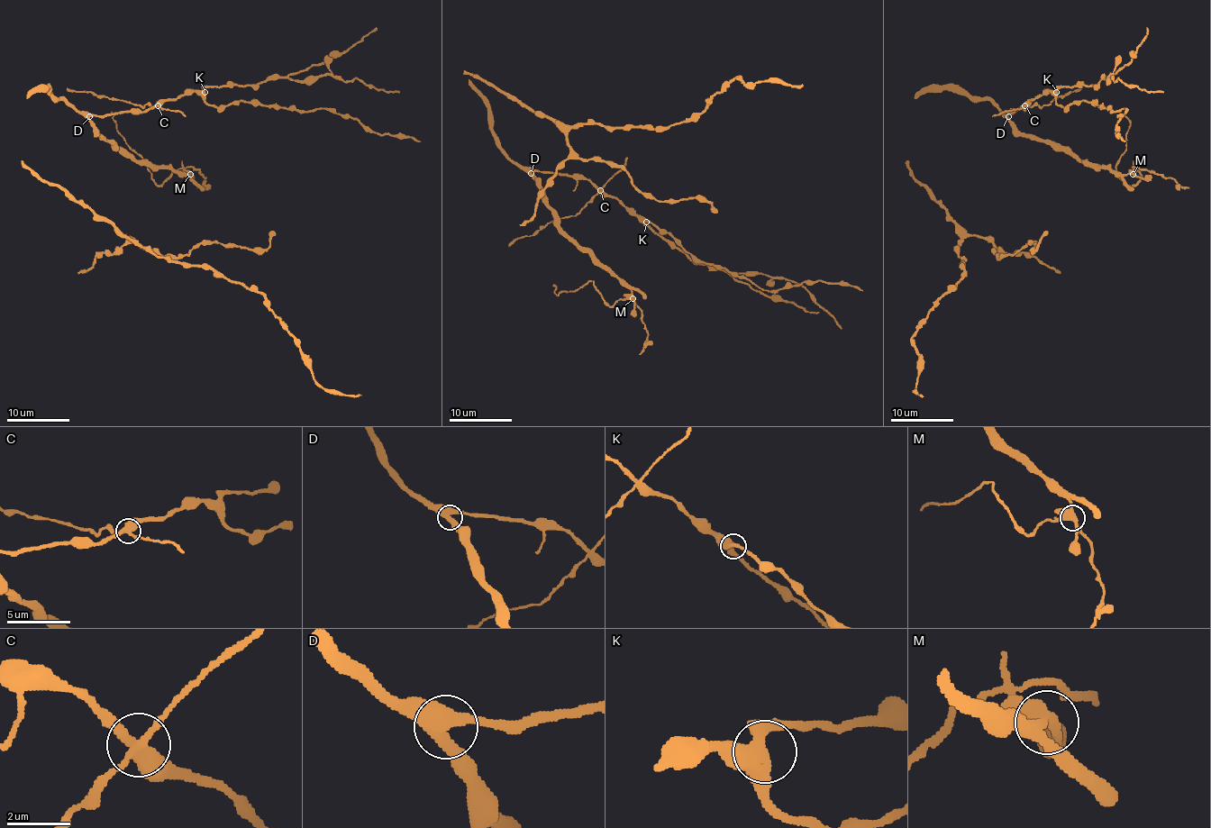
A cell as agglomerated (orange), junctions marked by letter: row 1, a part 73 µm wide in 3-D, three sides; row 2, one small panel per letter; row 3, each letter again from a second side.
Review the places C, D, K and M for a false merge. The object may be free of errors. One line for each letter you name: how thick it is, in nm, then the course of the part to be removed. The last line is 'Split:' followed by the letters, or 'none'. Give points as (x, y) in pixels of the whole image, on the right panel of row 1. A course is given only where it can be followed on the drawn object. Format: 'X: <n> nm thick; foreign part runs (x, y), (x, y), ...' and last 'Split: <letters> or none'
C: 400 nm thick; foreign part runs (1025, 105), (1047, 105), (1053, 99), (1081, 88)
Split: C

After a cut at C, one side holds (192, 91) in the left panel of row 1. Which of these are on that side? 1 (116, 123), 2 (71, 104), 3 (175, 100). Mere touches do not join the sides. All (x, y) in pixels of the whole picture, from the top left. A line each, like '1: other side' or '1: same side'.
1: same side
2: same side
3: same side

